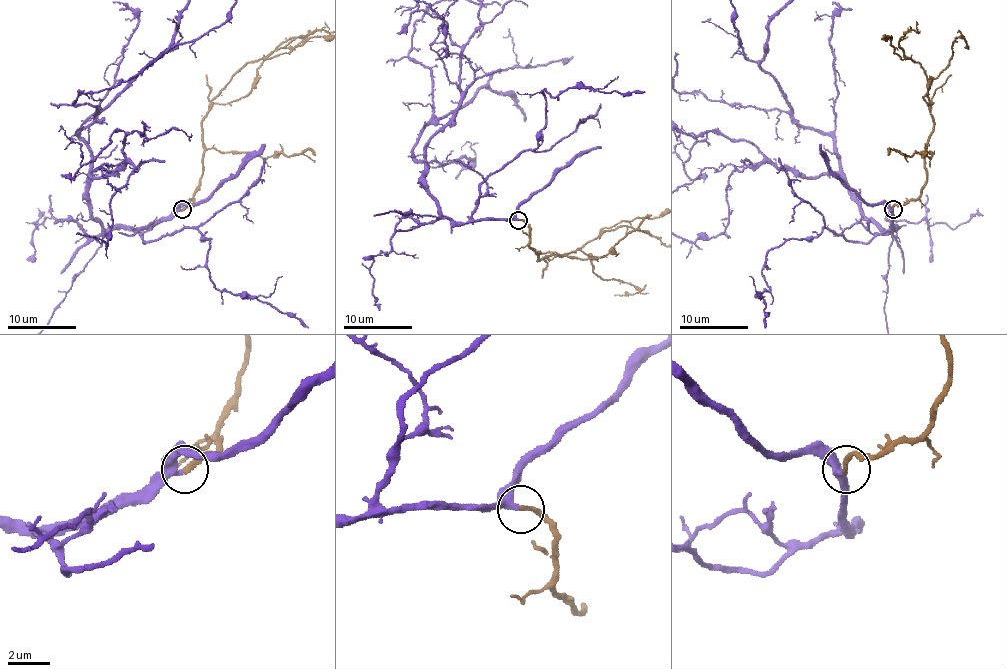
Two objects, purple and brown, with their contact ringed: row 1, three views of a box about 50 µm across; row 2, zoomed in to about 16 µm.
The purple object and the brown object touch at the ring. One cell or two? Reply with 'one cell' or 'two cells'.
one cell

